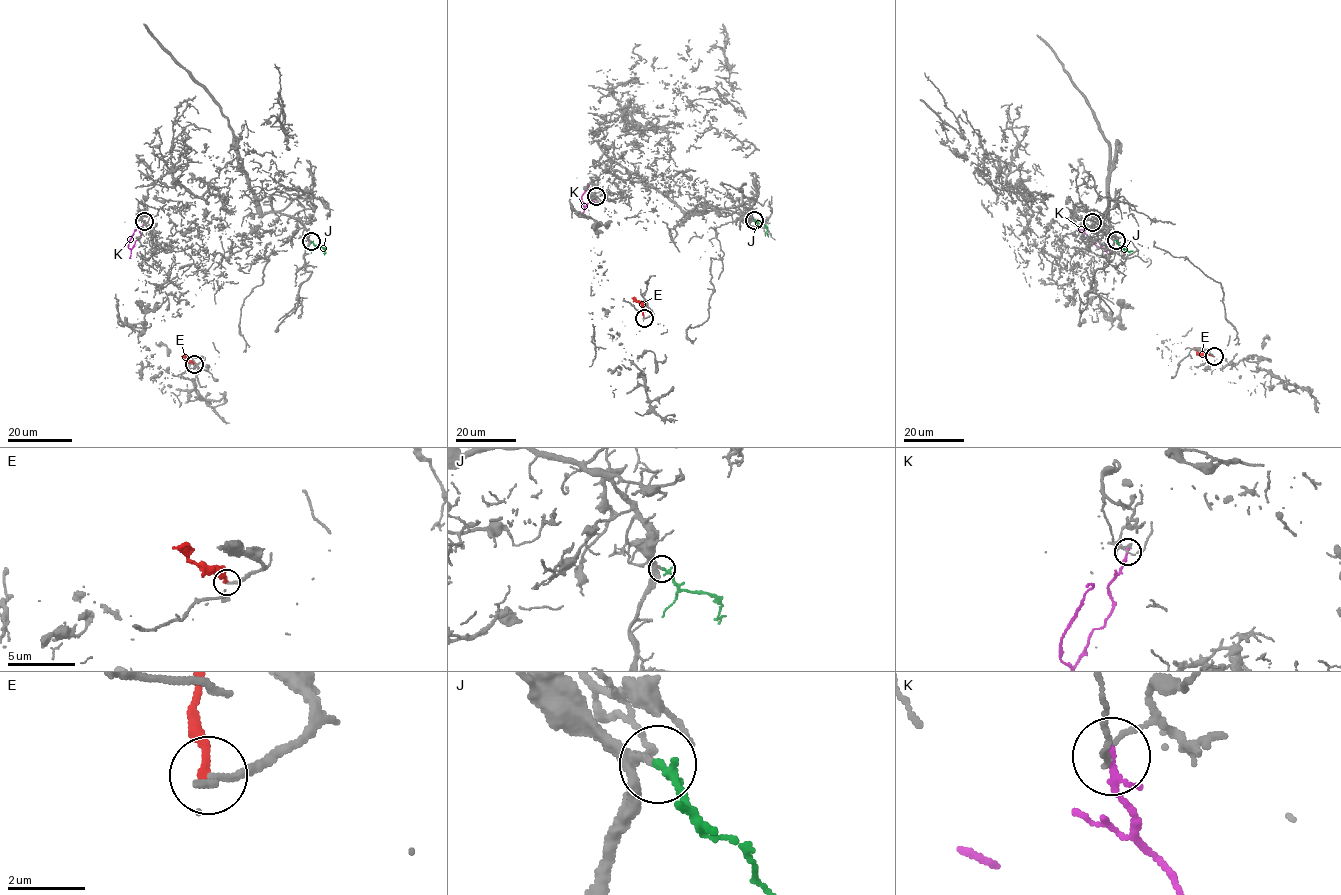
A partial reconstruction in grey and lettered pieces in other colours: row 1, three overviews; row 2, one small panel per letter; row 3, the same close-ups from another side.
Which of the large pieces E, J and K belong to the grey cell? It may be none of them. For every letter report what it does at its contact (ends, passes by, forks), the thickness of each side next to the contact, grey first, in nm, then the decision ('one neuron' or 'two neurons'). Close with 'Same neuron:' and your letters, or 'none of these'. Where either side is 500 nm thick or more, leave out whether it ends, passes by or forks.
E: it ends; calibres 120 and 240 nm; two neurons
J: it ends; calibres 160 and 240 nm; one neuron
K: it passes by; calibres 90 and 140 nm; two neurons
Same neuron: J

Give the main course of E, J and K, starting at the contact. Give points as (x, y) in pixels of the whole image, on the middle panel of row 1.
E: (643, 317), (643, 306), (631, 298)
J: (754, 220), (767, 228), (768, 236)
K: (597, 196), (584, 205), (581, 195), (587, 183)

